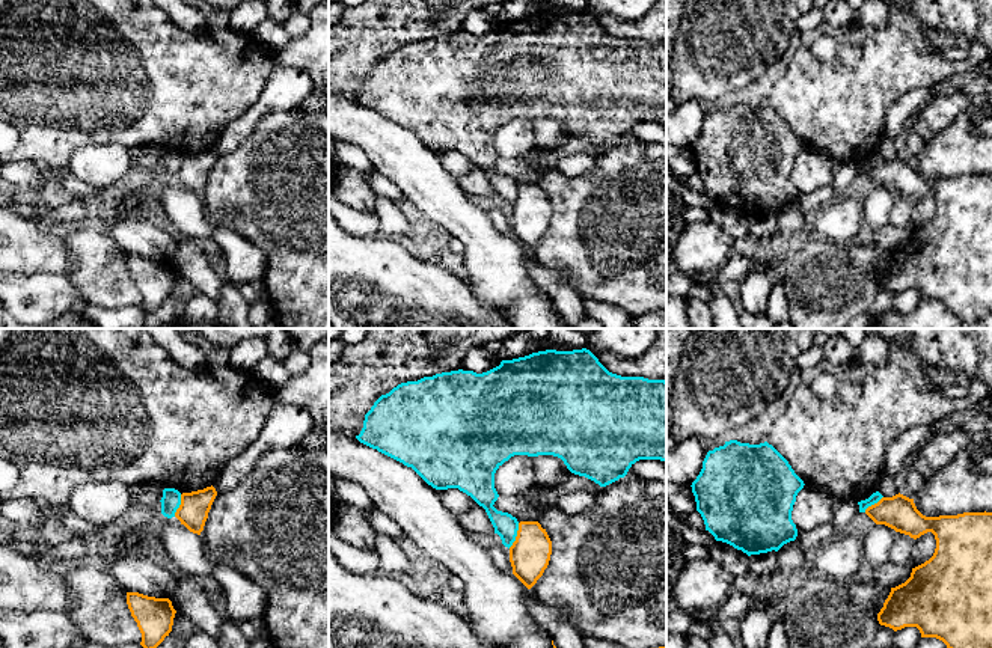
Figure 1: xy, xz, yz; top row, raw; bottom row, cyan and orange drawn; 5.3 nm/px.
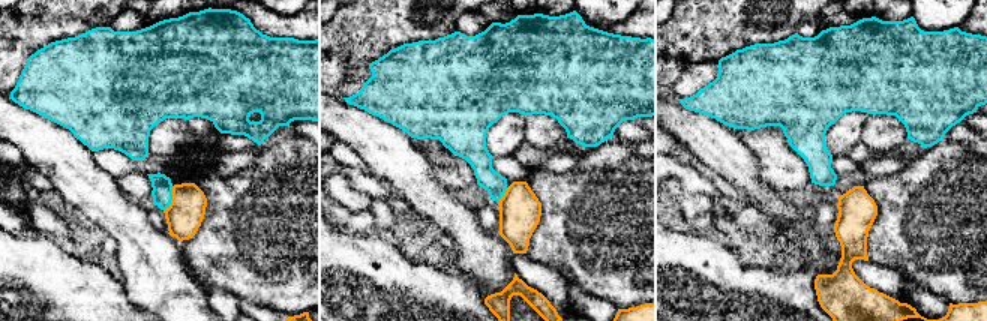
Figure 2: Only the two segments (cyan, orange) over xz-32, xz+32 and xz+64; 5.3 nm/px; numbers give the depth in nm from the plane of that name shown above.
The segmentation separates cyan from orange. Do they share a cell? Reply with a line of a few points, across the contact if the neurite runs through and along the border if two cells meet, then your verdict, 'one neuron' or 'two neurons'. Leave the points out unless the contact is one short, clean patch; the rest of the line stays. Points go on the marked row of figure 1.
line xz (519, 523), (516, 540), (508, 547); two neurons

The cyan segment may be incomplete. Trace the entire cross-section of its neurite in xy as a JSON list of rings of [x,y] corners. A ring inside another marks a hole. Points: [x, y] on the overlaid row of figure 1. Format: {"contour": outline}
{"contour": [[[164,488],[160,502],[161,502],[161,514],[167,518],[172,518],[175,517],[175,512],[181,505],[181,493],[175,488]]]}

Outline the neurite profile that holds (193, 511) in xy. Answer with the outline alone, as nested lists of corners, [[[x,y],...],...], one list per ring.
[[[213,485],[191,493],[182,493],[175,517],[190,532],[201,535],[216,496],[217,491]]]

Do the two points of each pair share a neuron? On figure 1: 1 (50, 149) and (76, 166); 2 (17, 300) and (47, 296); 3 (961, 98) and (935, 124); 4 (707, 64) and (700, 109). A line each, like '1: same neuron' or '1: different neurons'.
1: different neurons
2: same neuron
3: same neuron
4: different neurons

